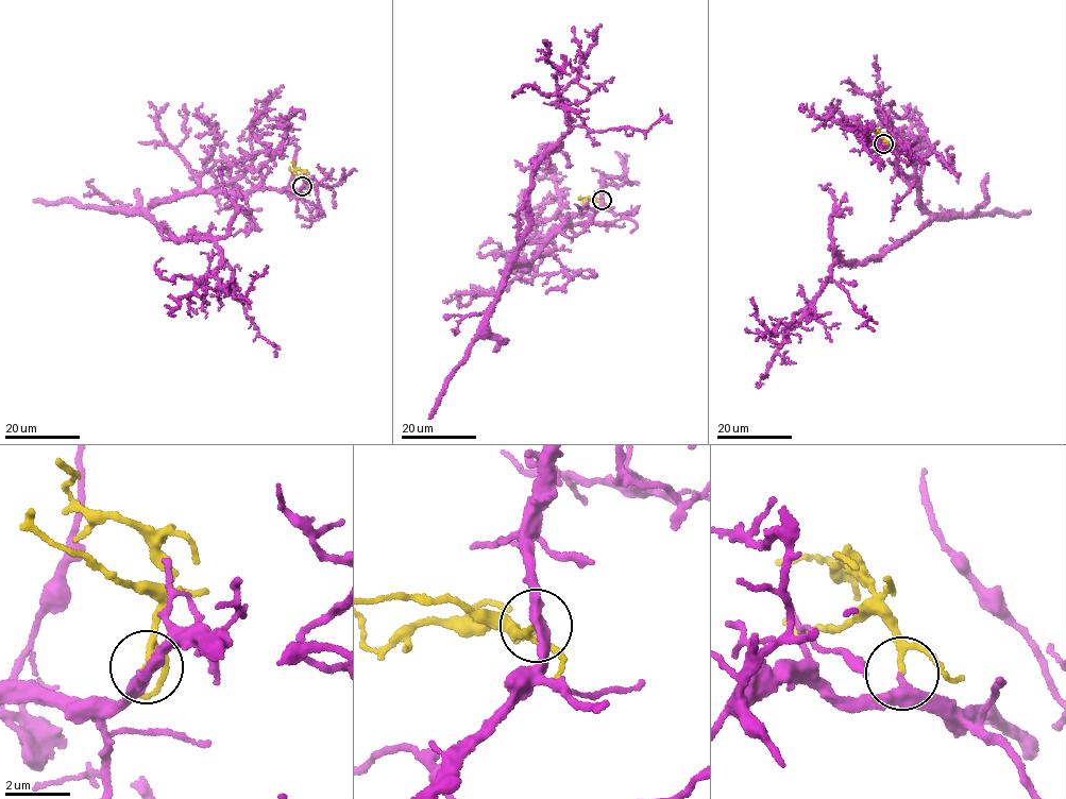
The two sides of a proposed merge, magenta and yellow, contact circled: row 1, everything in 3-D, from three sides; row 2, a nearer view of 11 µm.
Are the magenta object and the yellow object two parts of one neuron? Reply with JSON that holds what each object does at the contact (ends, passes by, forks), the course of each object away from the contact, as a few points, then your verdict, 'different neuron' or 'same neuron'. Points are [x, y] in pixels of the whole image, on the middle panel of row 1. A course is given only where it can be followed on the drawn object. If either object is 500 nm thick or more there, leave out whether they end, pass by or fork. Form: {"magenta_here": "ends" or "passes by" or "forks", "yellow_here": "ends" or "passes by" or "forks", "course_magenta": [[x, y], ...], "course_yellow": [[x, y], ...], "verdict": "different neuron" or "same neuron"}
{"magenta_here": "passes by", "yellow_here": "passes by", "course_magenta": [[602, 200], [506, 278], [528, 224], [532, 172], [571, 129], [560, 98], [594, 32]], "course_yellow": [[602, 200], [588, 199], [584, 203], [578, 198]], "verdict": "same neuron"}

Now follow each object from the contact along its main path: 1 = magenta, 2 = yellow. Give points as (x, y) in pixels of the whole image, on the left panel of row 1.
1: (303, 186), (181, 192), (147, 214), (178, 241), (215, 242), (221, 262), (207, 273), (235, 298), (268, 266)
2: (303, 186), (304, 175), (292, 162)

